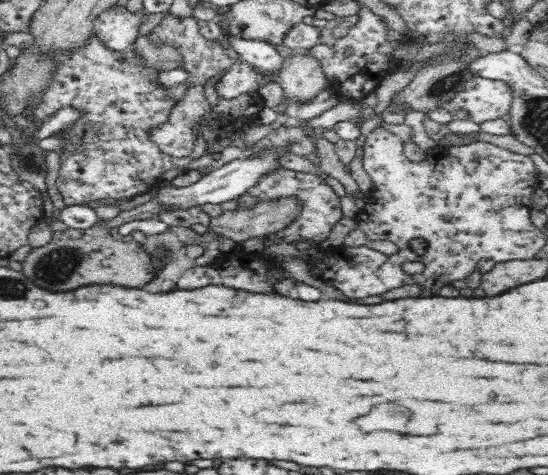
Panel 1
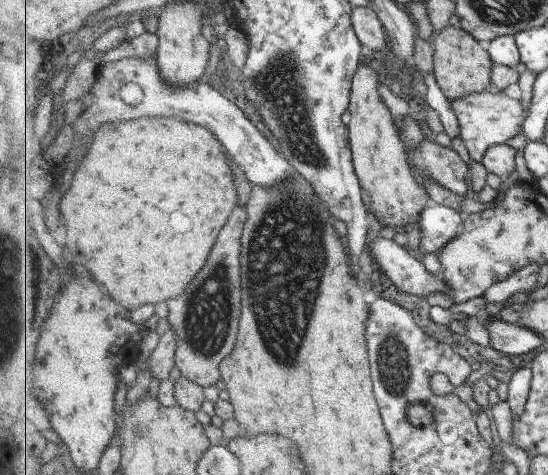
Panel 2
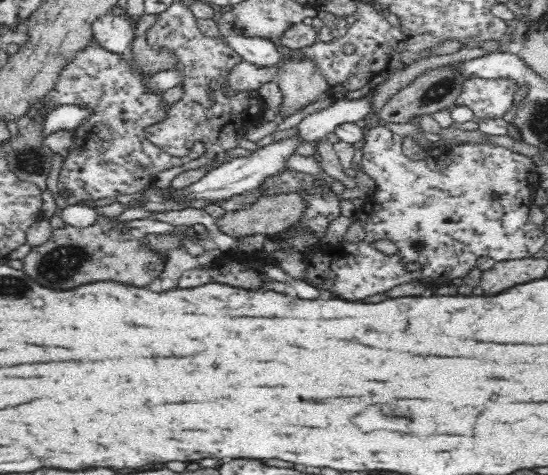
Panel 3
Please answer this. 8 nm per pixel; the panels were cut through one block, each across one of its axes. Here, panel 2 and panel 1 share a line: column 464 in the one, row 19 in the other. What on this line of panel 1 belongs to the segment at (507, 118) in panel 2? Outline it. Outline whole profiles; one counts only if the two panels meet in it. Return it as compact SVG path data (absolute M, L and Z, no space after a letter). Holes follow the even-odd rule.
M115 5L106 10L93 22L93 35L108 49L115 53L131 48L140 36L139 29L146 14L132 13L126 7Z

